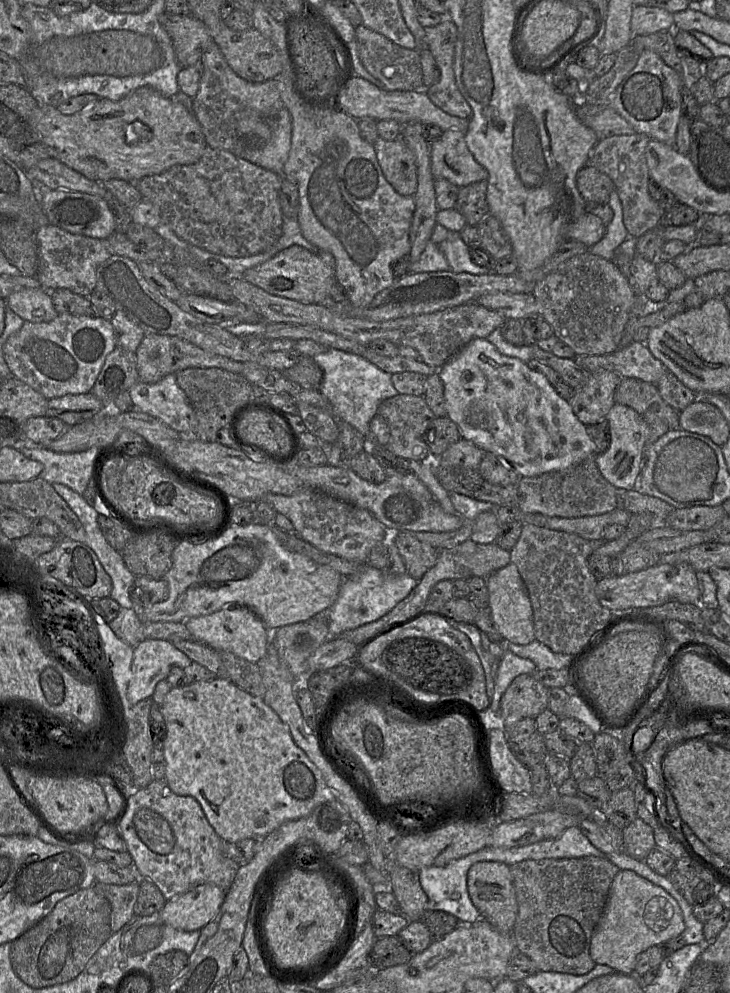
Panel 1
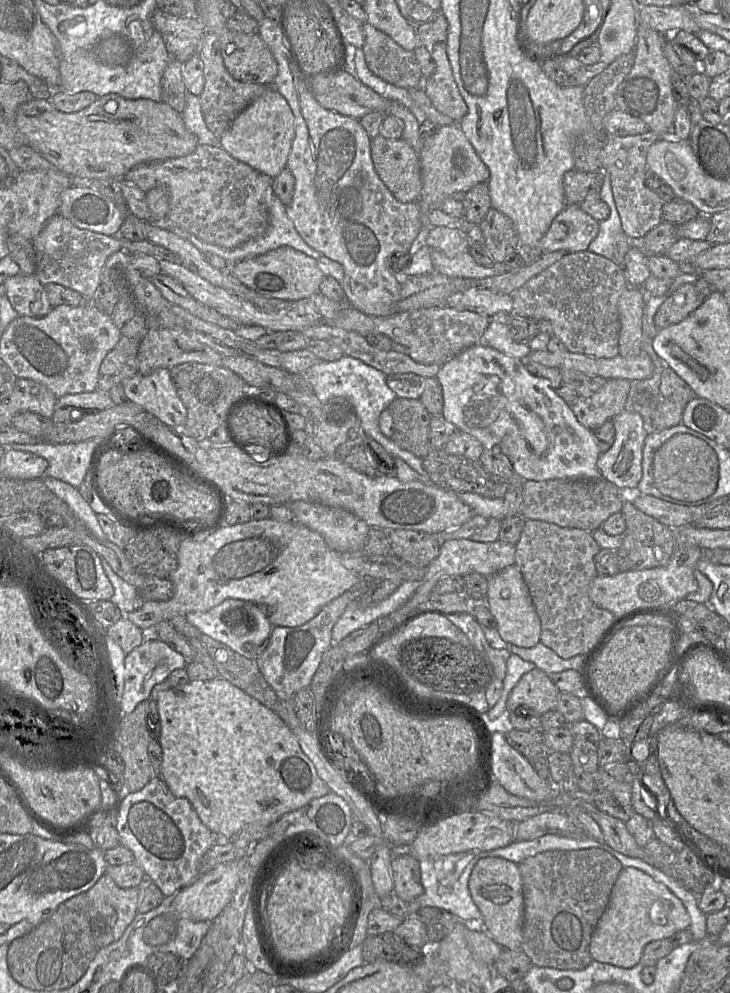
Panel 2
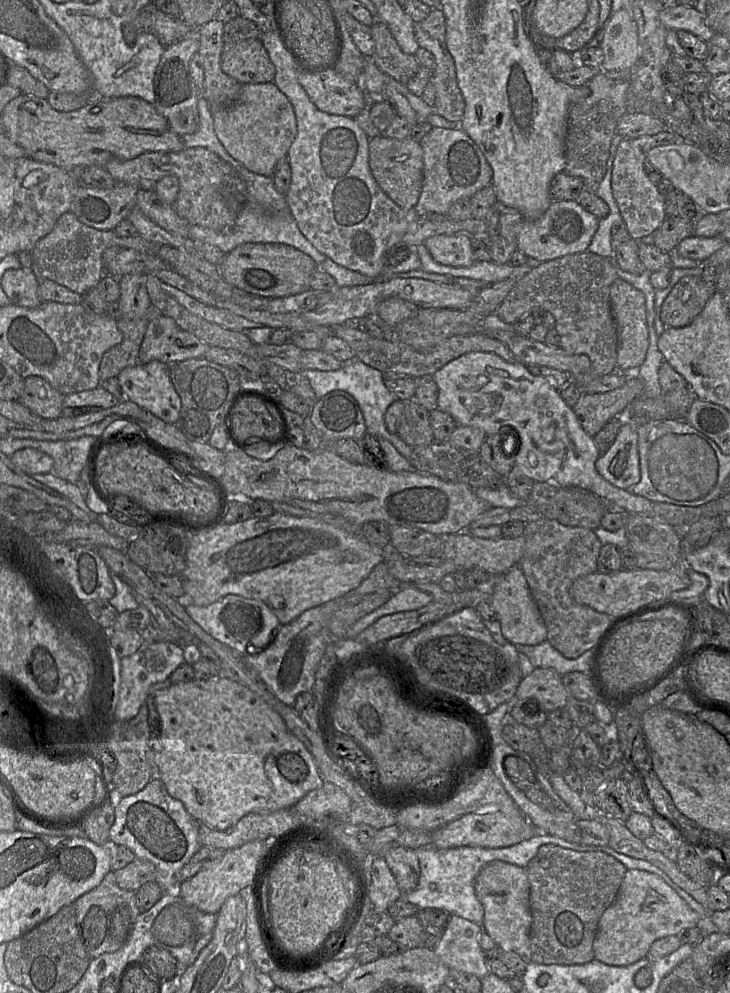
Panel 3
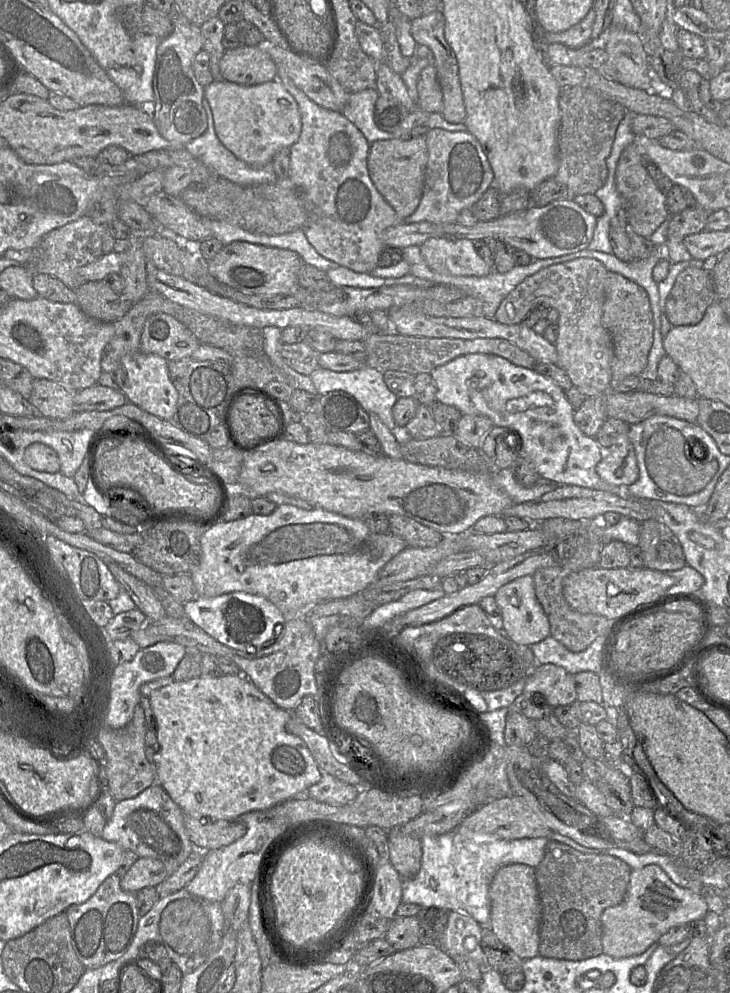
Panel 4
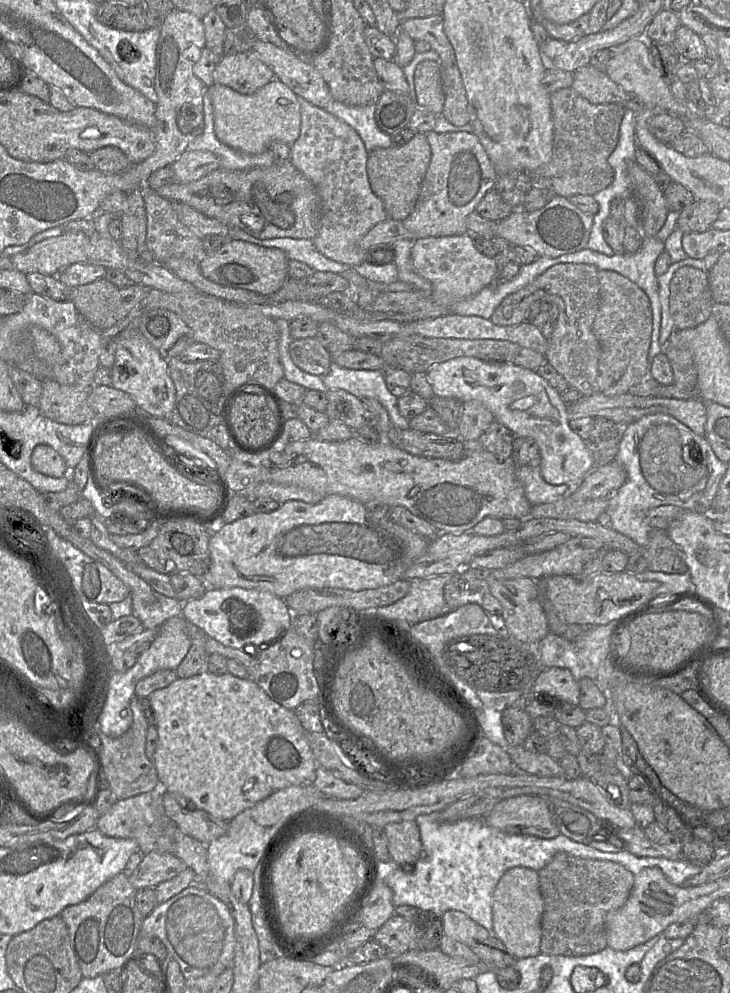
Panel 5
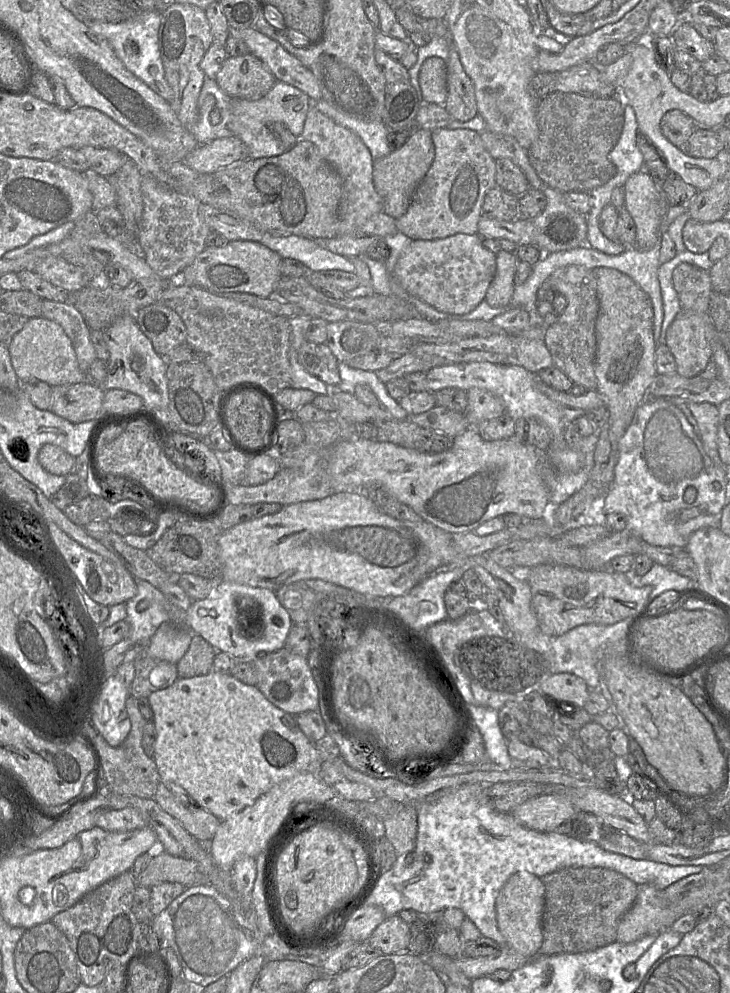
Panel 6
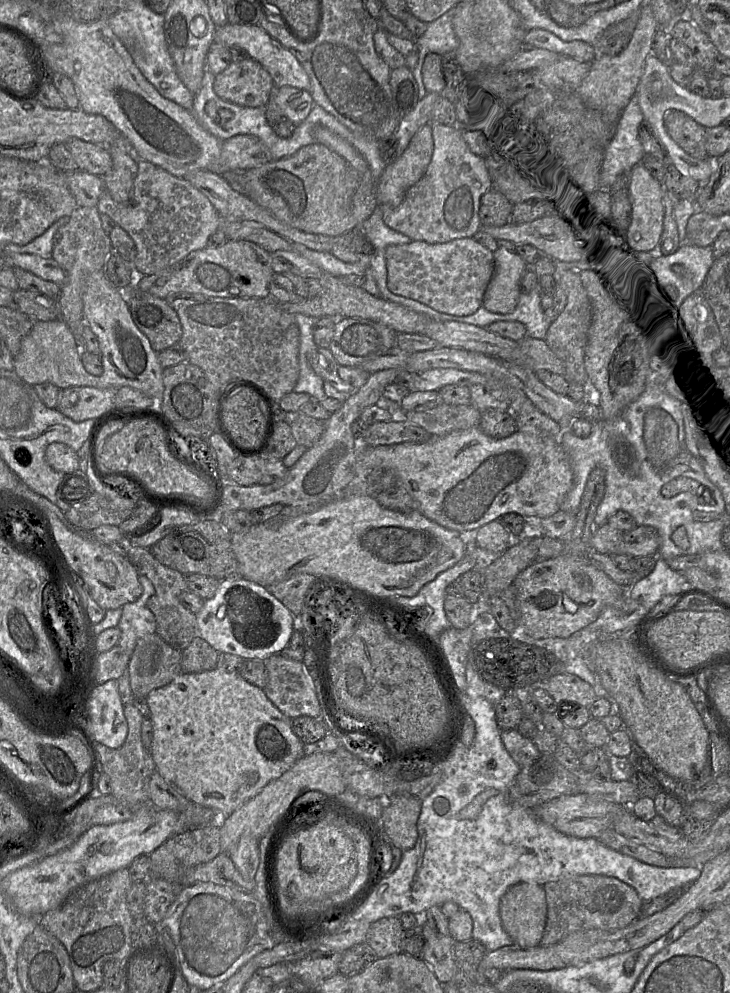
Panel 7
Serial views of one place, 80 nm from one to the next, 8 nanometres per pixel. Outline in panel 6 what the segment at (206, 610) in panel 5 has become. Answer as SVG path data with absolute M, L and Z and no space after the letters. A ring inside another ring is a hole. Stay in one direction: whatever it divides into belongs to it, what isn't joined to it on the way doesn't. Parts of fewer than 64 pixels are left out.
M220 580L215 583L211 596L192 602L186 611L186 627L180 628L188 628L193 634L201 636L216 651L228 653L236 659L255 659L257 655L266 655L282 649L293 625L290 614L280 604L275 592Z

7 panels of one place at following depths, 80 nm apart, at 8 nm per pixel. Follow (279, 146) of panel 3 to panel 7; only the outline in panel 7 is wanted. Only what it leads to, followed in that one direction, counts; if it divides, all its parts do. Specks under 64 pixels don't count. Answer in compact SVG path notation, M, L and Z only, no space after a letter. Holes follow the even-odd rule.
M275 87L273 94L275 103L295 126L306 119L314 105L309 91L295 87Z

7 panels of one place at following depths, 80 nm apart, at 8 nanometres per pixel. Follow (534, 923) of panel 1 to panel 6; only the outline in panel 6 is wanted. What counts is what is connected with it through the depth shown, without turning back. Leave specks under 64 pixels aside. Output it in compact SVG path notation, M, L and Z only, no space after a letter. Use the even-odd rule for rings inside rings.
M568 867L547 874L541 879L545 888L545 906L542 916L543 942L539 955L590 952L614 943L619 921L637 897L637 884L607 868Z

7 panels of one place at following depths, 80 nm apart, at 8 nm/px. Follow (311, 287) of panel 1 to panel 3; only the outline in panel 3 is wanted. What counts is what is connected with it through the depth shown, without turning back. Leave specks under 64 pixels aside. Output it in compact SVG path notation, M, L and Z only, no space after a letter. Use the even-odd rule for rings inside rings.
M245 243L237 246L224 257L218 265L222 278L243 292L265 298L281 298L302 293L310 289L310 281L317 269L314 260L302 251L282 243Z

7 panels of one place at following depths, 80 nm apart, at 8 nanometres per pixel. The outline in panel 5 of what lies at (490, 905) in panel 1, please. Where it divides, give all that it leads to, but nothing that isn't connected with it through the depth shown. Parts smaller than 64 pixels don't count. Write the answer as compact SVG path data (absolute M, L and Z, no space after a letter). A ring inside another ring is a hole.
M514 867L501 876L492 895L493 935L517 960L540 953L543 910L538 872L527 867Z

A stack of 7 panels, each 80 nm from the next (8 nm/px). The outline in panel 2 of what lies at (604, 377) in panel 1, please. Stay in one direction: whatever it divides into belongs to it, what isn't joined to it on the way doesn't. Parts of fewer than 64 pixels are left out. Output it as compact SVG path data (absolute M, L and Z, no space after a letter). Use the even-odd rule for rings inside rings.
M608 379L590 396L578 396L572 404L577 420L594 431L627 408L628 396L633 383L625 379Z

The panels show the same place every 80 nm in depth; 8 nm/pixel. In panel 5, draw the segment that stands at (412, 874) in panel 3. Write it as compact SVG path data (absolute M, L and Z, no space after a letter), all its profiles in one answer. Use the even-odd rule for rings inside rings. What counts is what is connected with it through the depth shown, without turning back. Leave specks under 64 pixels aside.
M415 821L389 823L383 830L392 861L398 866L414 865L422 850L418 824Z

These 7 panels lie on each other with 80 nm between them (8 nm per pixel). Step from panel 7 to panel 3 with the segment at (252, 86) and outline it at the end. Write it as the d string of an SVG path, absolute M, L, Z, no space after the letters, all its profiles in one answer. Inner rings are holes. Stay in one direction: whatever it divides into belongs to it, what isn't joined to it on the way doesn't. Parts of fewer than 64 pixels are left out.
M260 38L225 42L221 68L242 84L274 82L276 69Z

